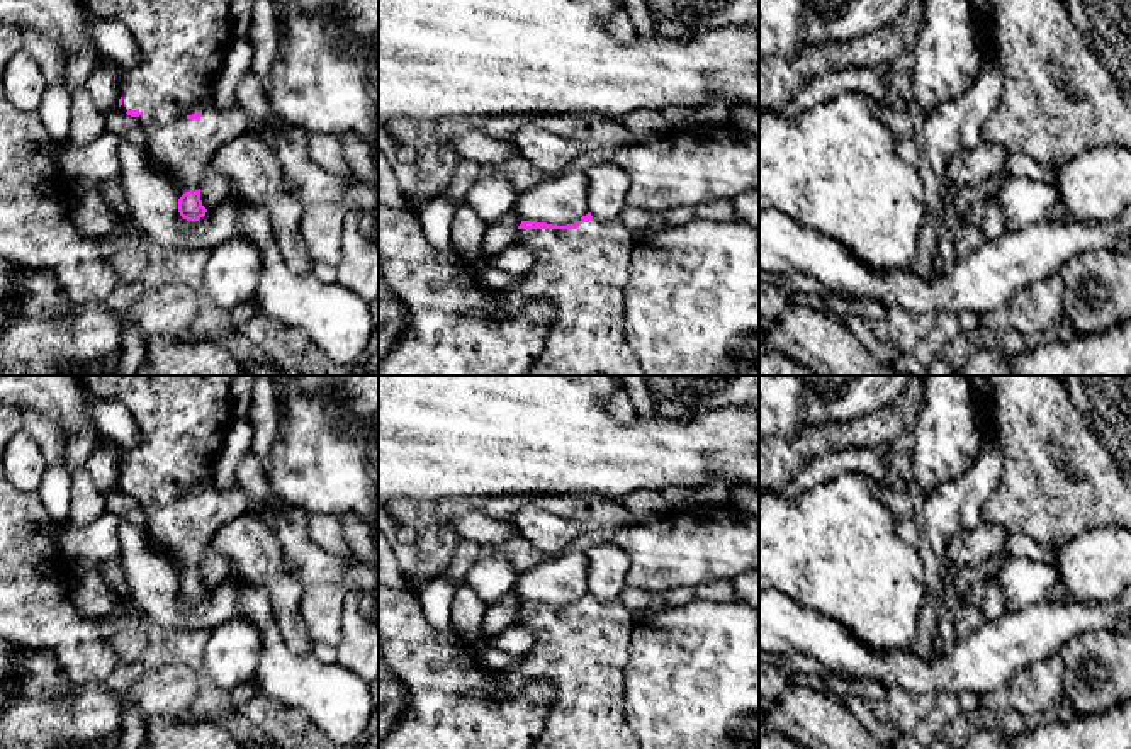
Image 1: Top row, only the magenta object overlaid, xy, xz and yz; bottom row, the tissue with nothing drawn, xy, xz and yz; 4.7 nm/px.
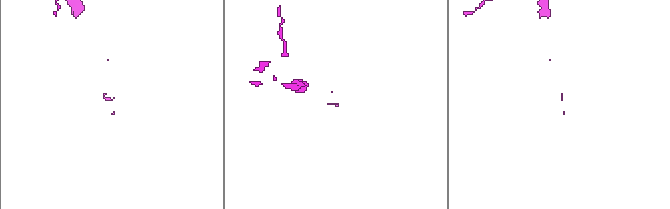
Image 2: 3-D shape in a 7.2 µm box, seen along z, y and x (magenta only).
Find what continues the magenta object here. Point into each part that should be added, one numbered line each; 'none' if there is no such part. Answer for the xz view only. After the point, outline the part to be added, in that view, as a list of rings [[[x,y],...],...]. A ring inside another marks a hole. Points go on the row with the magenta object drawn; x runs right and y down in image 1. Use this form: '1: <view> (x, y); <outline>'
1: xz (581, 272); [[[593,217],[576,229],[516,229],[516,243],[533,255],[532,268],[515,287],[499,290],[503,311],[520,311],[525,302],[542,301],[555,309],[542,353],[526,375],[645,375],[637,355],[625,340],[623,290],[630,273],[630,255],[635,238],[616,217],[601,222]]]

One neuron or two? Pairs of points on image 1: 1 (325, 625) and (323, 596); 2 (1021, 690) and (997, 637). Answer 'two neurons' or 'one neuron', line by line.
1: one neuron
2: two neurons

